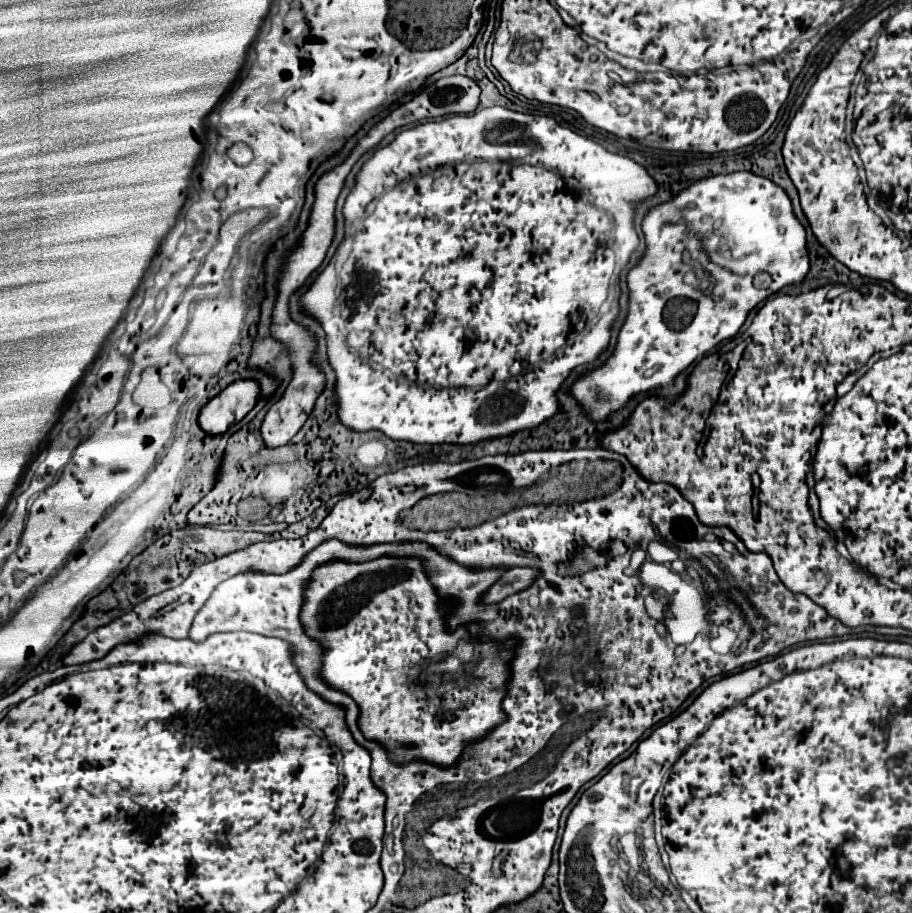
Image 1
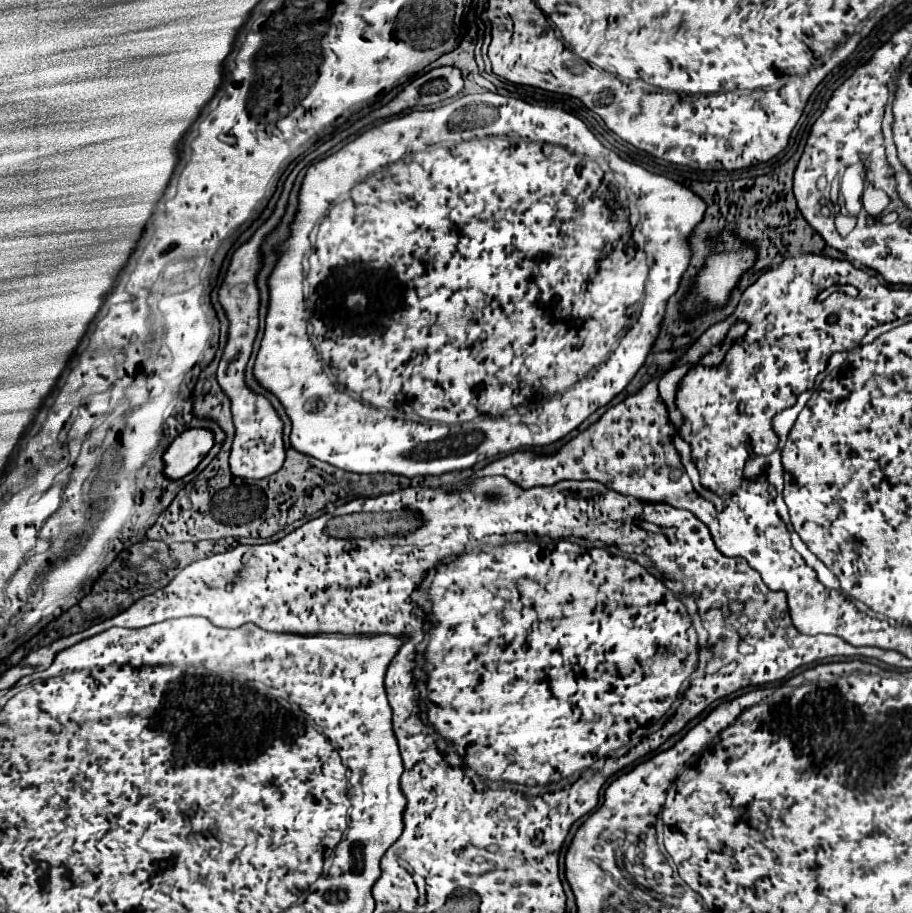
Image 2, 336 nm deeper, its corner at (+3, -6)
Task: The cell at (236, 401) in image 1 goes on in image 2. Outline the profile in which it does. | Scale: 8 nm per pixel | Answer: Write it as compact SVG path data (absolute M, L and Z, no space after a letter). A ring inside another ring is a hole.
M186 429L180 433L164 453L164 473L170 479L182 479L192 473L198 463L214 447L214 433L210 429Z

